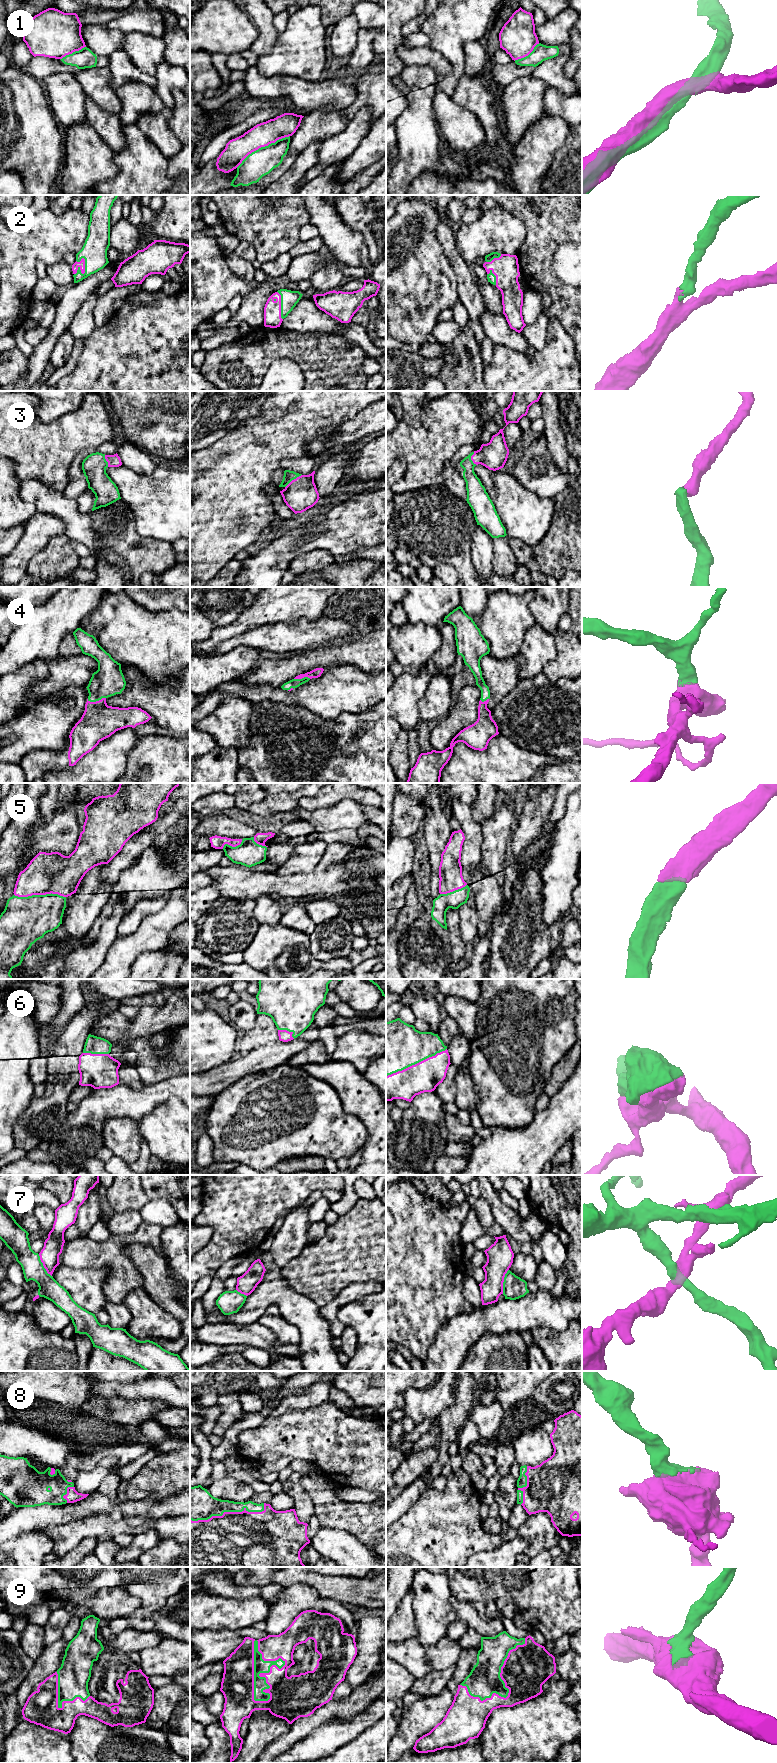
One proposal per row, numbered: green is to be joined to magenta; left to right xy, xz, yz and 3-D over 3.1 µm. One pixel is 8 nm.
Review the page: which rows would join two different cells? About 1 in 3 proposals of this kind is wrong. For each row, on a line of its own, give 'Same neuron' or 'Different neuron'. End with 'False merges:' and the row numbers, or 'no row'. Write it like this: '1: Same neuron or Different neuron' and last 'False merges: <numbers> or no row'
1: Same neuron
2: Same neuron
3: Same neuron
4: Same neuron
5: Same neuron
6: Same neuron
7: Different neuron
8: Same neuron
9: Same neuron
False merges: 7

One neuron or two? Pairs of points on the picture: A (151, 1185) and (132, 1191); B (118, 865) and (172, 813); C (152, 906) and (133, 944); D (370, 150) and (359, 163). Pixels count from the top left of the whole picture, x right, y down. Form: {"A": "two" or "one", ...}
{"A": "two", "B": "one", "C": "two", "D": "one"}

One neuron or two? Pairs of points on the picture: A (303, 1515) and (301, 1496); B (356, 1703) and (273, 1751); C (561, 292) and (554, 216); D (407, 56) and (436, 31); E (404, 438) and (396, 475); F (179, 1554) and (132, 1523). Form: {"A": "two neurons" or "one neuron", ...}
{"A": "one neuron", "B": "one neuron", "C": "one neuron", "D": "two neurons", "E": "two neurons", "F": "two neurons"}

